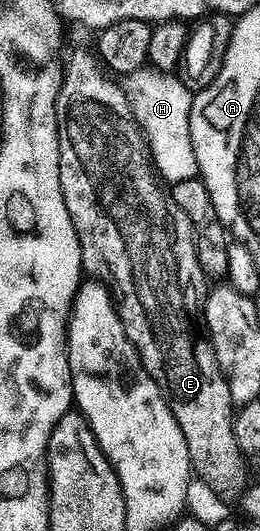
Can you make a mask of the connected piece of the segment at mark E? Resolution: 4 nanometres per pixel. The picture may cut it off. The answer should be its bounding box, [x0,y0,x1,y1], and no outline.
[55,50,244,492]

